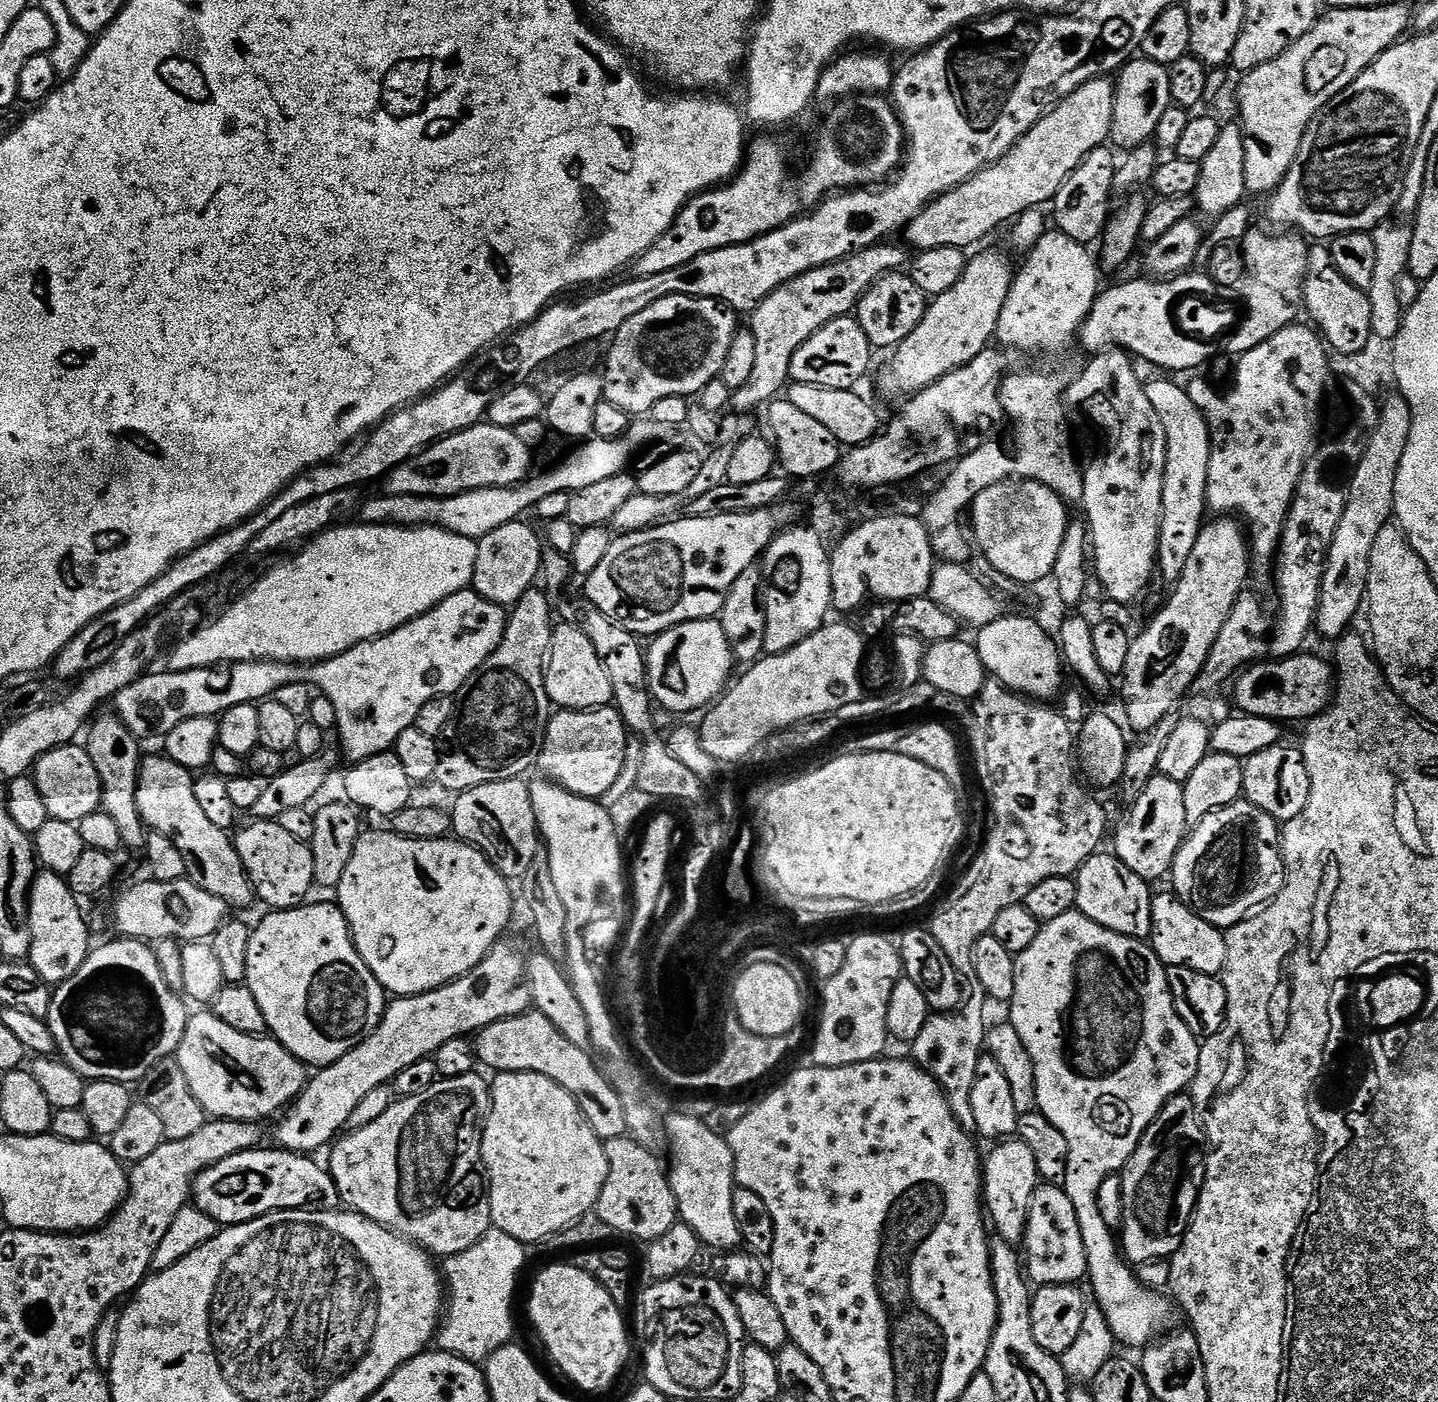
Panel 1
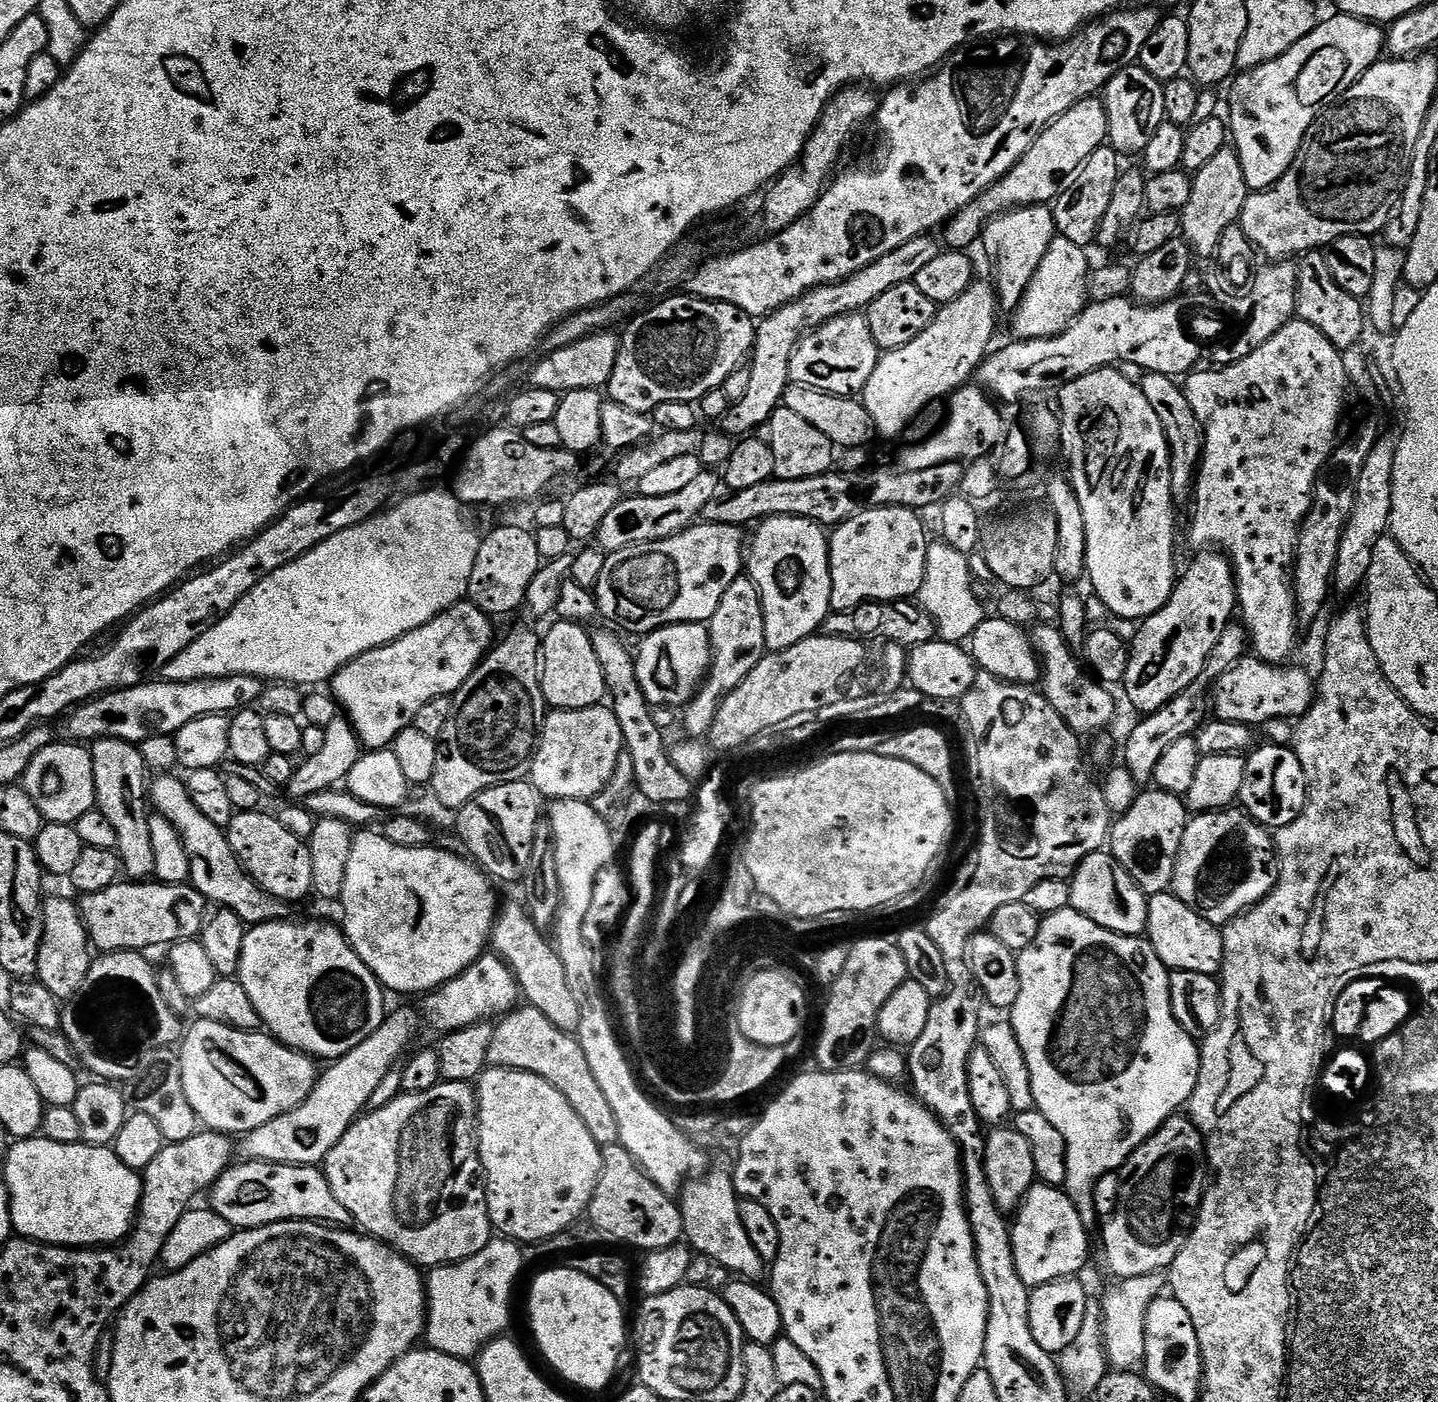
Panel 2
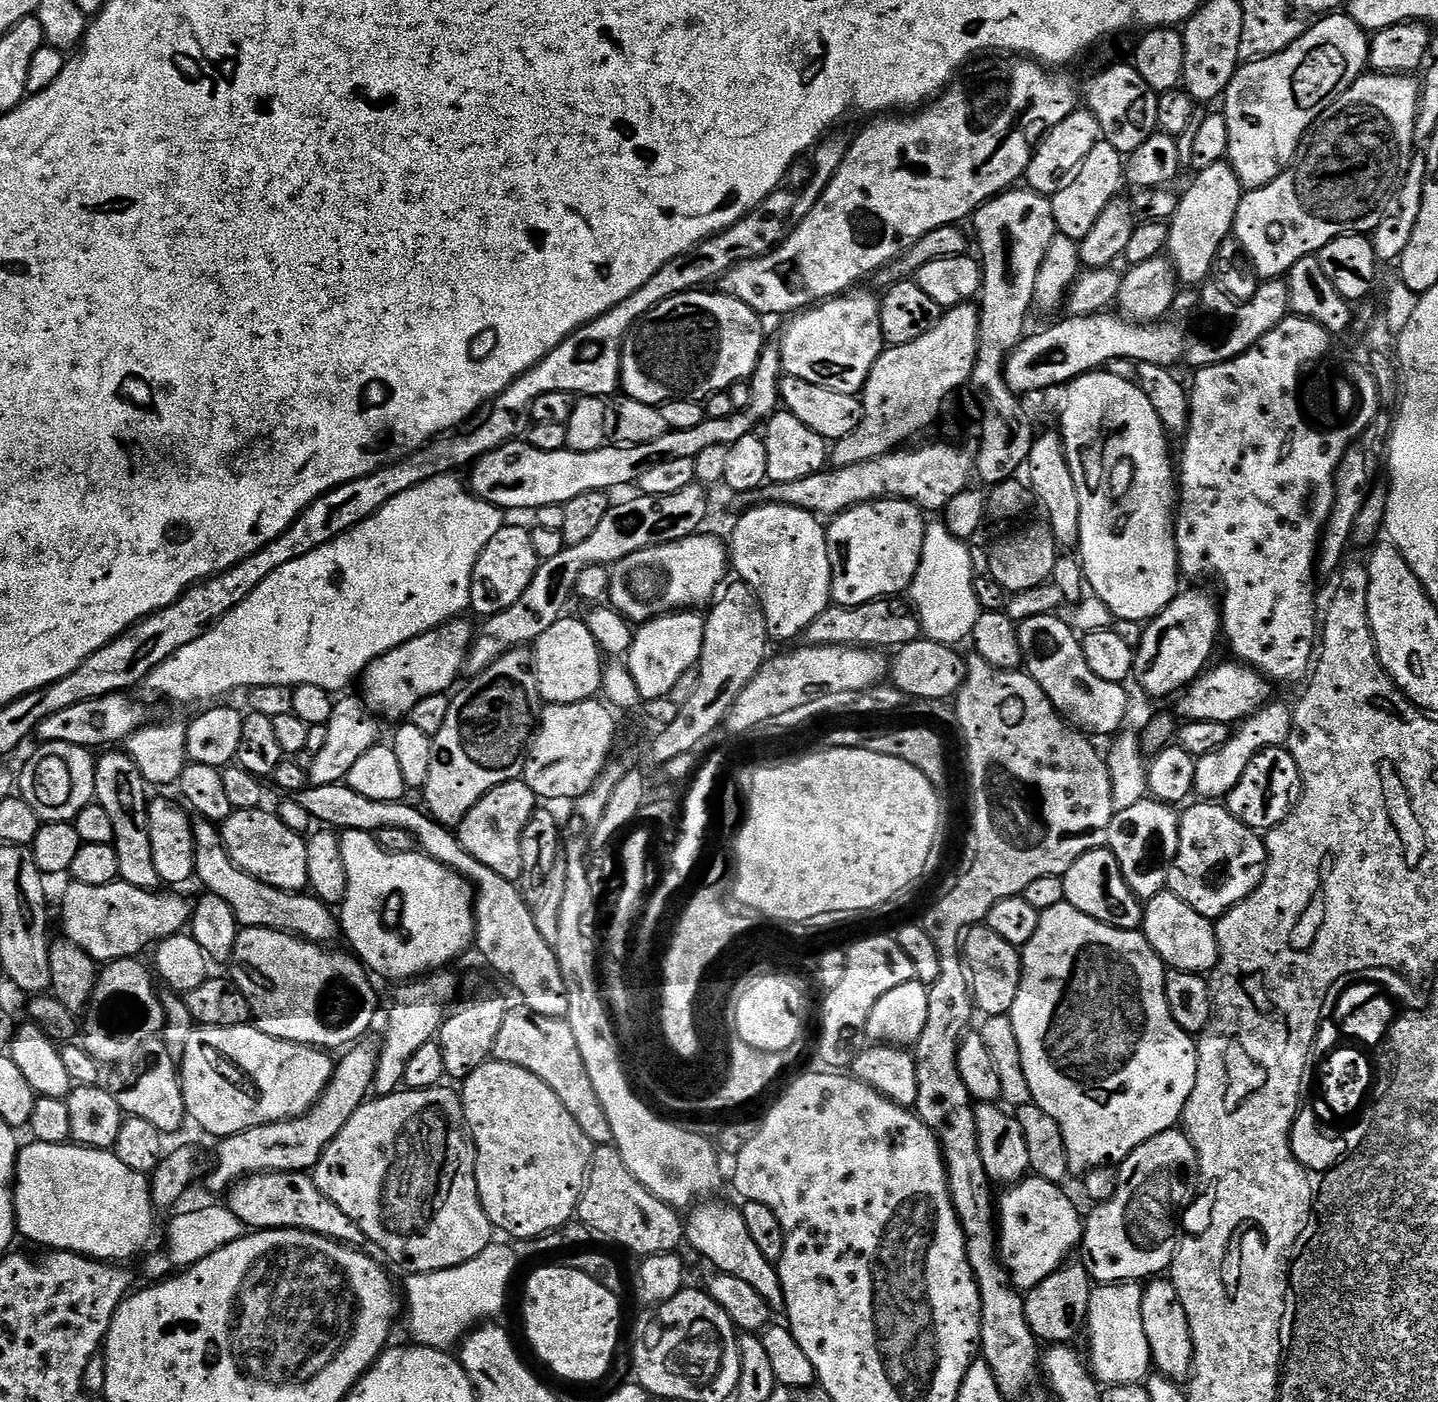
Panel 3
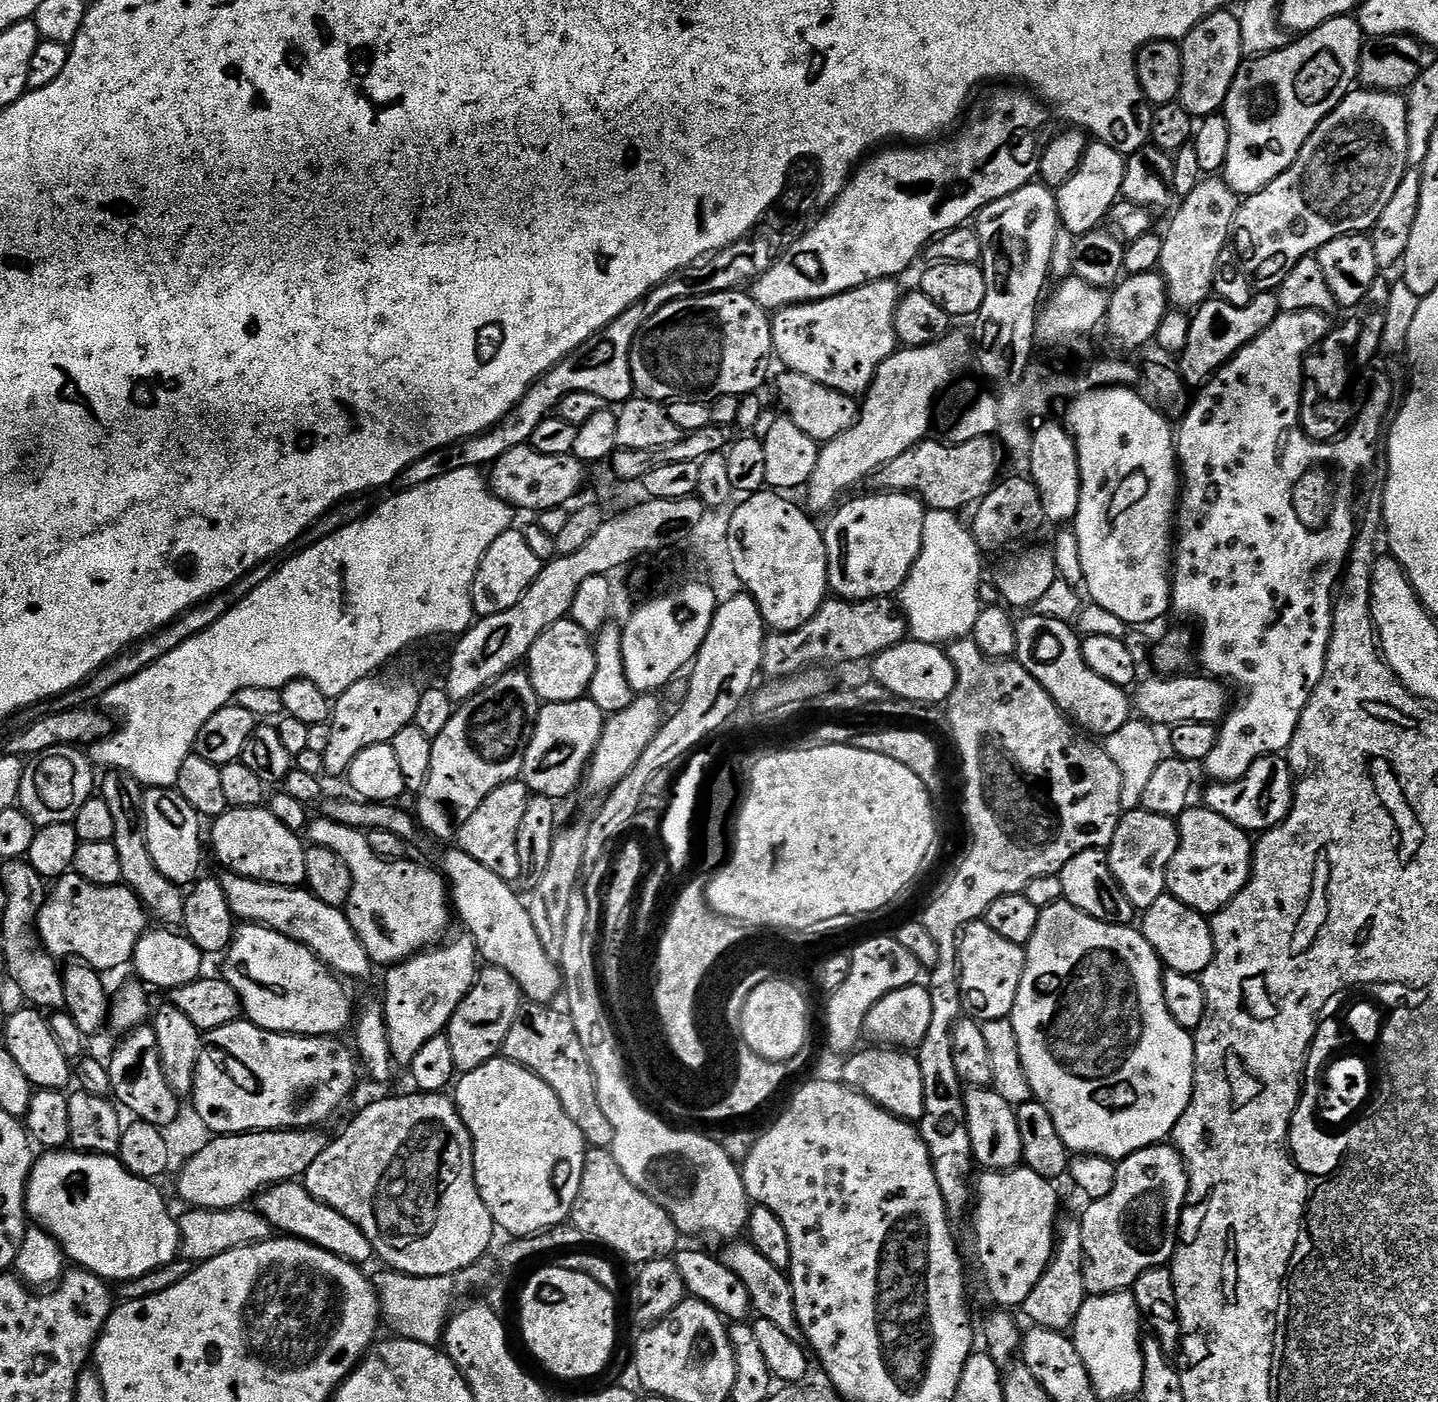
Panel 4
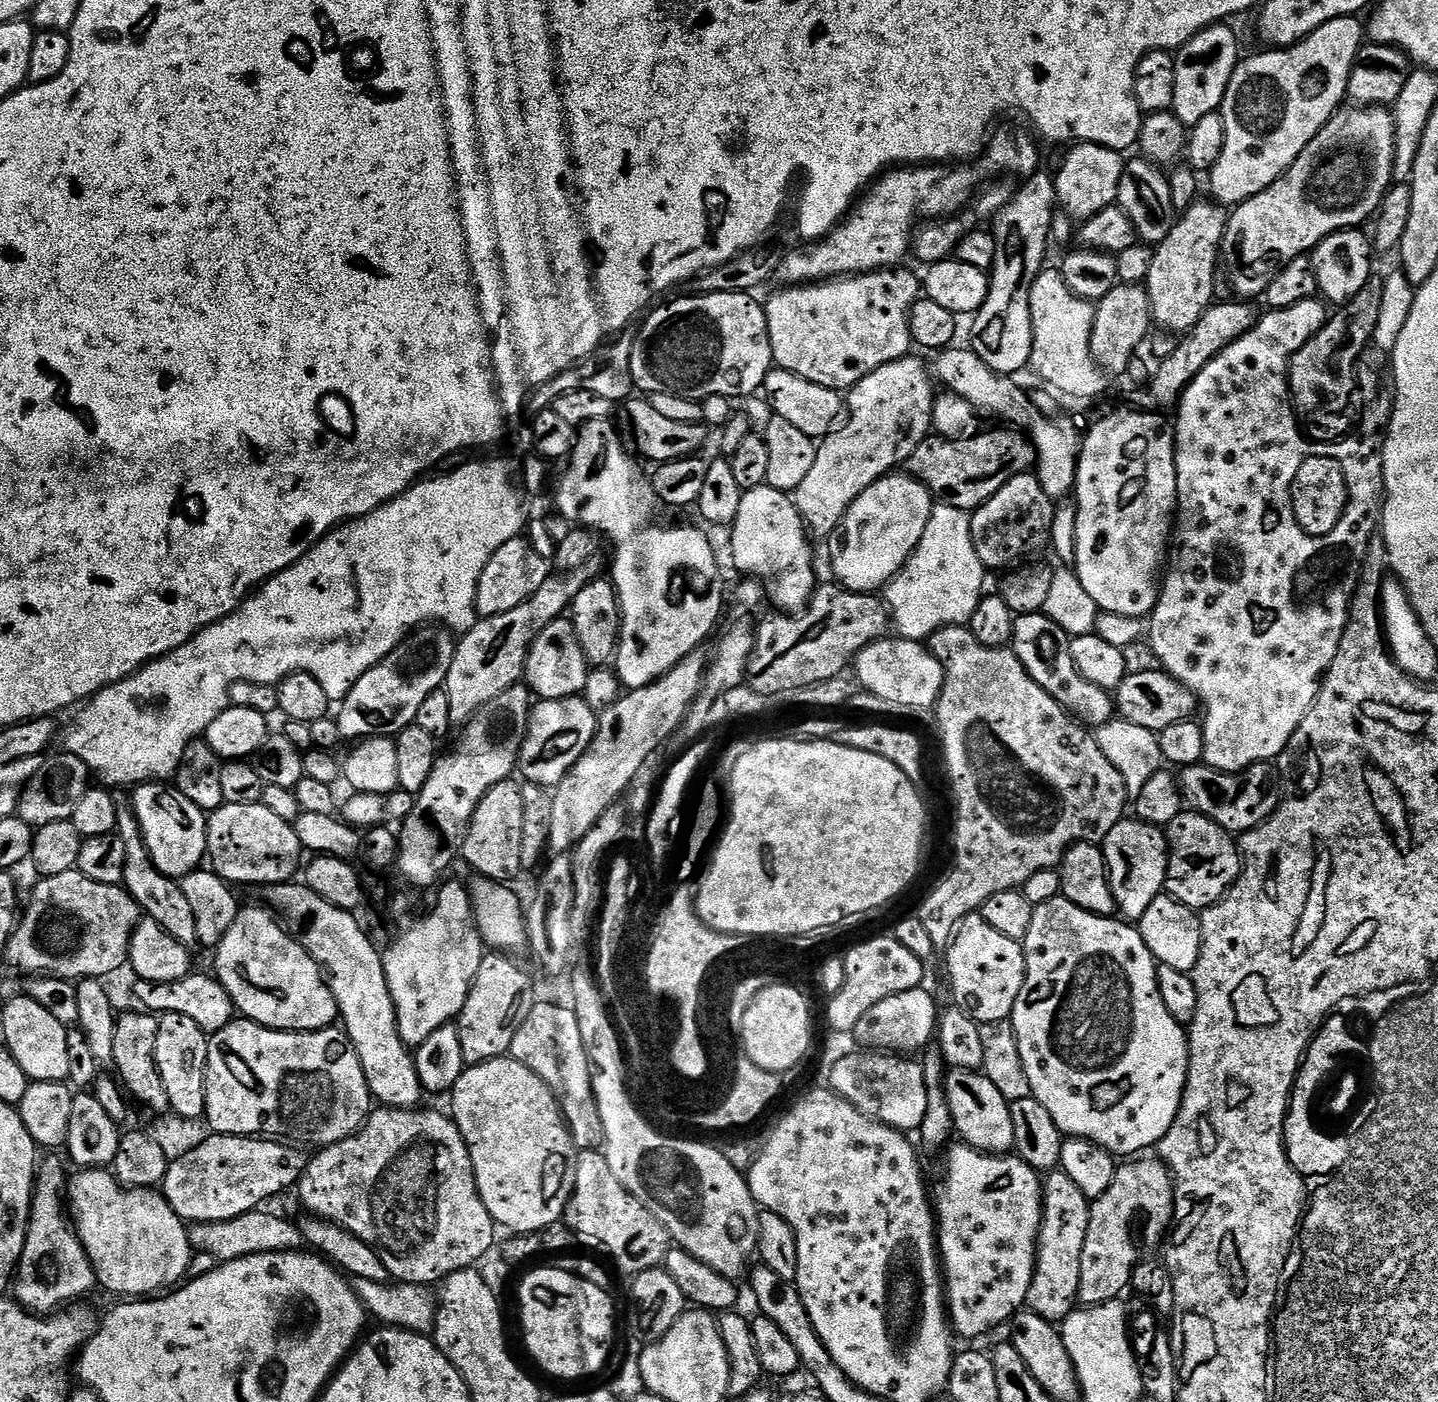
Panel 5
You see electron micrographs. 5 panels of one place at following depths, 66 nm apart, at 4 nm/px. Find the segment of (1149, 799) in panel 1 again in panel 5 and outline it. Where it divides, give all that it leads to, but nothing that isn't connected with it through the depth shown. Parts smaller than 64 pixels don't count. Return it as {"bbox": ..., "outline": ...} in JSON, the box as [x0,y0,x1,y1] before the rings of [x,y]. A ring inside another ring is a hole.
{"bbox":[1102,818,1168,922],"outline":[[[1125,818],[1104,836],[1102,847],[1119,915],[1125,921],[1139,922],[1142,914],[1150,910],[1150,902],[1165,891],[1168,882],[1168,837],[1165,829],[1139,818]]]}

